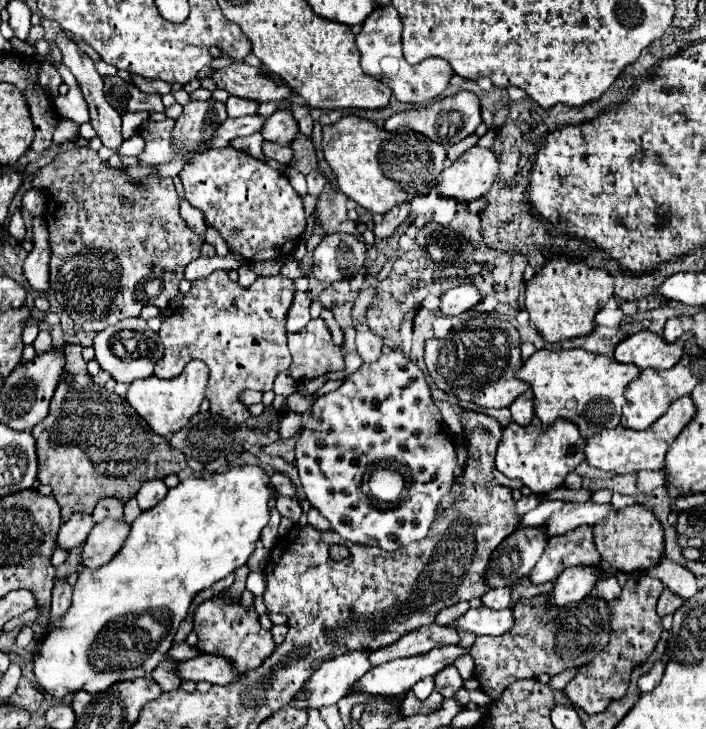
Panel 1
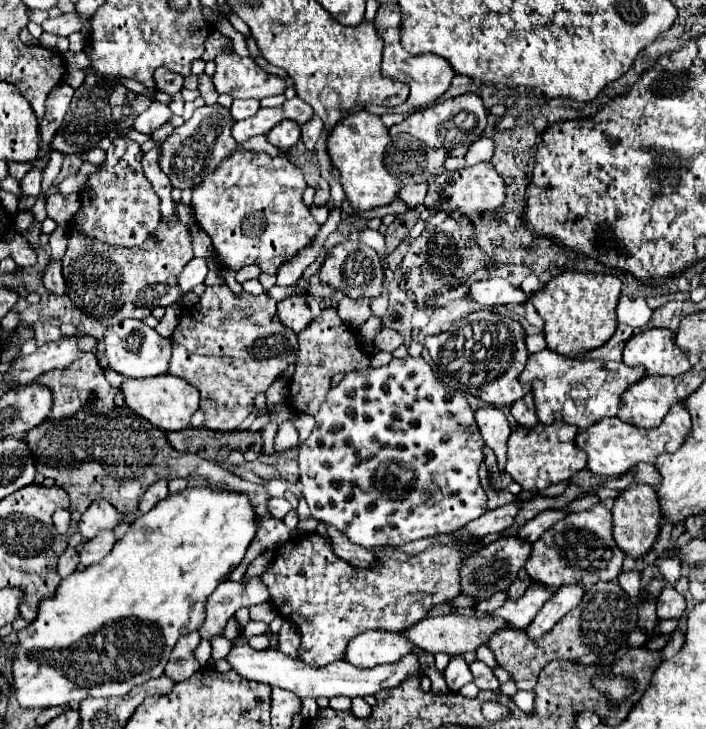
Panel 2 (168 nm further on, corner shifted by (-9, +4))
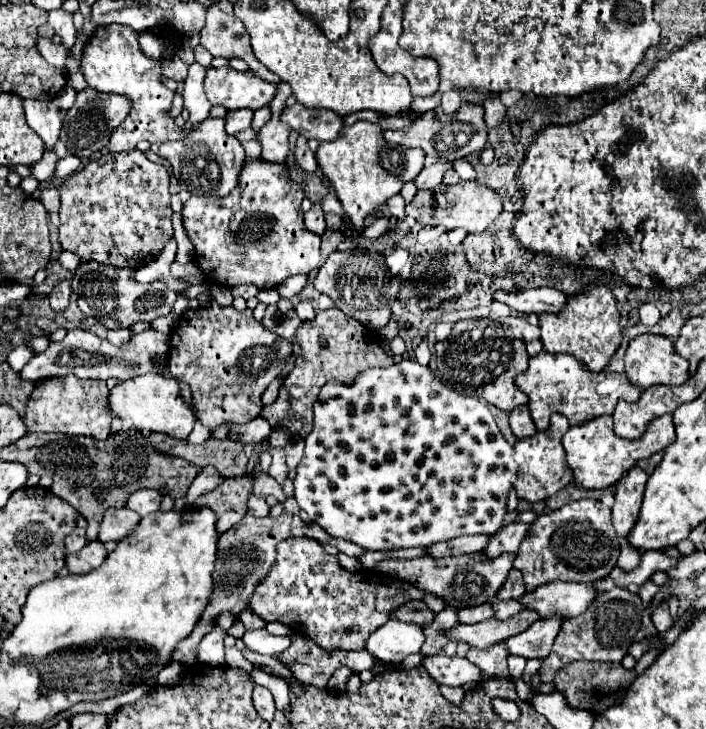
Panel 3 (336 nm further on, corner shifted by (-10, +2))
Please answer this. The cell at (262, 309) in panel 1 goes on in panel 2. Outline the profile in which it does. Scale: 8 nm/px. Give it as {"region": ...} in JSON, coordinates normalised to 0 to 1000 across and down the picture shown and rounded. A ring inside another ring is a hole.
{"region":[[[295,392],[289,398],[280,417],[255,433],[255,444],[244,458],[244,472],[258,472],[255,477],[244,477],[249,502],[255,499],[252,519],[261,519],[283,535],[289,584],[309,593],[326,593],[351,573],[360,560],[363,540],[382,532],[382,527],[405,508],[405,502],[419,494],[422,480],[419,458],[402,450],[402,444],[391,433],[391,412],[385,412],[380,403],[357,406],[343,401],[340,406],[334,406],[323,392]]]}

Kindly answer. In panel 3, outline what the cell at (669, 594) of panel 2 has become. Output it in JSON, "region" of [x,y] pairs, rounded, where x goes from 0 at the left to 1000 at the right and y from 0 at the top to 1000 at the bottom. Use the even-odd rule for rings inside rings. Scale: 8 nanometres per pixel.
{"region":[[[936,826],[936,829],[928,834],[922,850],[925,850],[925,856],[928,856],[928,861],[931,861],[933,867],[942,867],[942,864],[948,864],[948,861],[953,859],[953,850],[950,850],[945,826]]]}

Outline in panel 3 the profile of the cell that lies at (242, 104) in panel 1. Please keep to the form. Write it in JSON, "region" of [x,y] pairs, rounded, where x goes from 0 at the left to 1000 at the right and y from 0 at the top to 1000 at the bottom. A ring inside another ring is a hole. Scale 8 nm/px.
{"region":[[[330,151],[330,154],[322,154],[319,165],[322,165],[322,170],[319,170],[322,184],[336,184],[336,181],[341,181],[341,178],[356,173],[358,151]]]}

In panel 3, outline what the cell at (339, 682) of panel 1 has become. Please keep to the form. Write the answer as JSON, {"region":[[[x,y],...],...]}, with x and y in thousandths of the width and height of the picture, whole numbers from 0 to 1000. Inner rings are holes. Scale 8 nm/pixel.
{"region":[[[557,848],[520,875],[520,892],[540,911],[568,911],[576,900],[596,894],[599,878],[596,859]]]}

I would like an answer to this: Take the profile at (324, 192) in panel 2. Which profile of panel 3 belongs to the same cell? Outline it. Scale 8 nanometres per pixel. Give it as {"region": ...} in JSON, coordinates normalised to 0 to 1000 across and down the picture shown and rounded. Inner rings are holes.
{"region":[[[446,280],[438,291],[432,291],[432,310],[435,310],[435,316],[441,316],[441,318],[446,318],[446,321],[452,321],[452,324],[463,316],[455,280]]]}

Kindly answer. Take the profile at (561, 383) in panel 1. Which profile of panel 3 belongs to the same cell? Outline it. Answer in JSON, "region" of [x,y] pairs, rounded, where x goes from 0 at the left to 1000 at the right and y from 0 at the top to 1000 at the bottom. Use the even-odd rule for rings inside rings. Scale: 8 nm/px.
{"region":[[[763,483],[749,494],[749,505],[744,513],[729,519],[729,527],[749,543],[749,562],[761,590],[772,590],[778,584],[778,571],[792,565],[803,571],[809,584],[820,584],[829,576],[843,571],[868,568],[877,546],[888,551],[899,551],[908,540],[905,529],[894,527],[885,513],[860,513],[860,510],[834,510],[823,494],[809,486],[780,486]]]}

